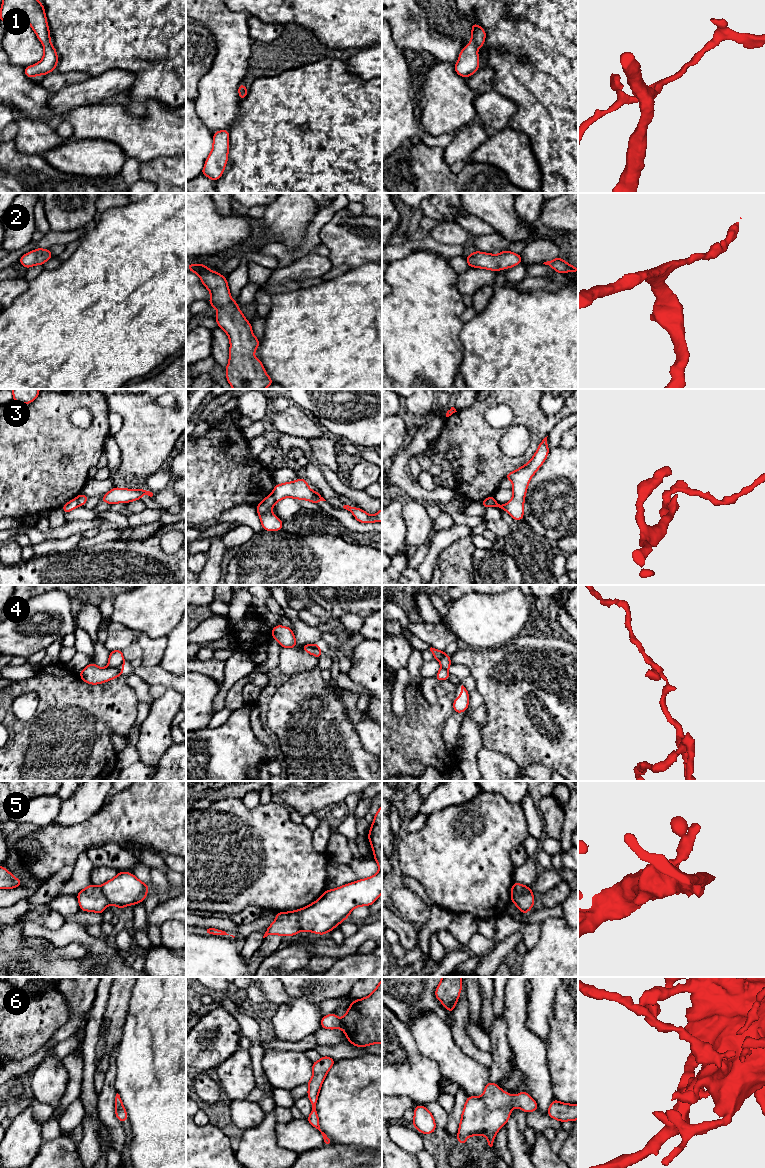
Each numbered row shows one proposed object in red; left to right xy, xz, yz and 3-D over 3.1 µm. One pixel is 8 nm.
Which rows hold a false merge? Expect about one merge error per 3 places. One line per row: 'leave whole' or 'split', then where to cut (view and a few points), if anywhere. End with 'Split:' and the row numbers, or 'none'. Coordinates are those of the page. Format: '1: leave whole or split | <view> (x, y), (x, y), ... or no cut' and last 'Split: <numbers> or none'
1: leave whole | no cut
2: leave whole | no cut
3: split | xz (271, 494), (275, 502)
4: split | xy (108, 666), (122, 669)
5: split | xz (298, 910), (298, 923), (302, 929)
6: leave whole | no cut
Split: 3, 4, 5

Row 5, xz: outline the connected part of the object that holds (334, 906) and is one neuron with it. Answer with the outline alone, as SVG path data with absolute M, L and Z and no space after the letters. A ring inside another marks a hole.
M382 806L378 809L371 825L368 839L379 871L372 877L357 880L333 890L326 890L316 902L299 910L299 924L303 931L325 935L349 917L350 912L359 906L372 905L382 894Z

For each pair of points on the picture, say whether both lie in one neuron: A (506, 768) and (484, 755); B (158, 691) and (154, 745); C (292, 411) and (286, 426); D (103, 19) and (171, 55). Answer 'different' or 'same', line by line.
A: same
B: different
C: same
D: same

